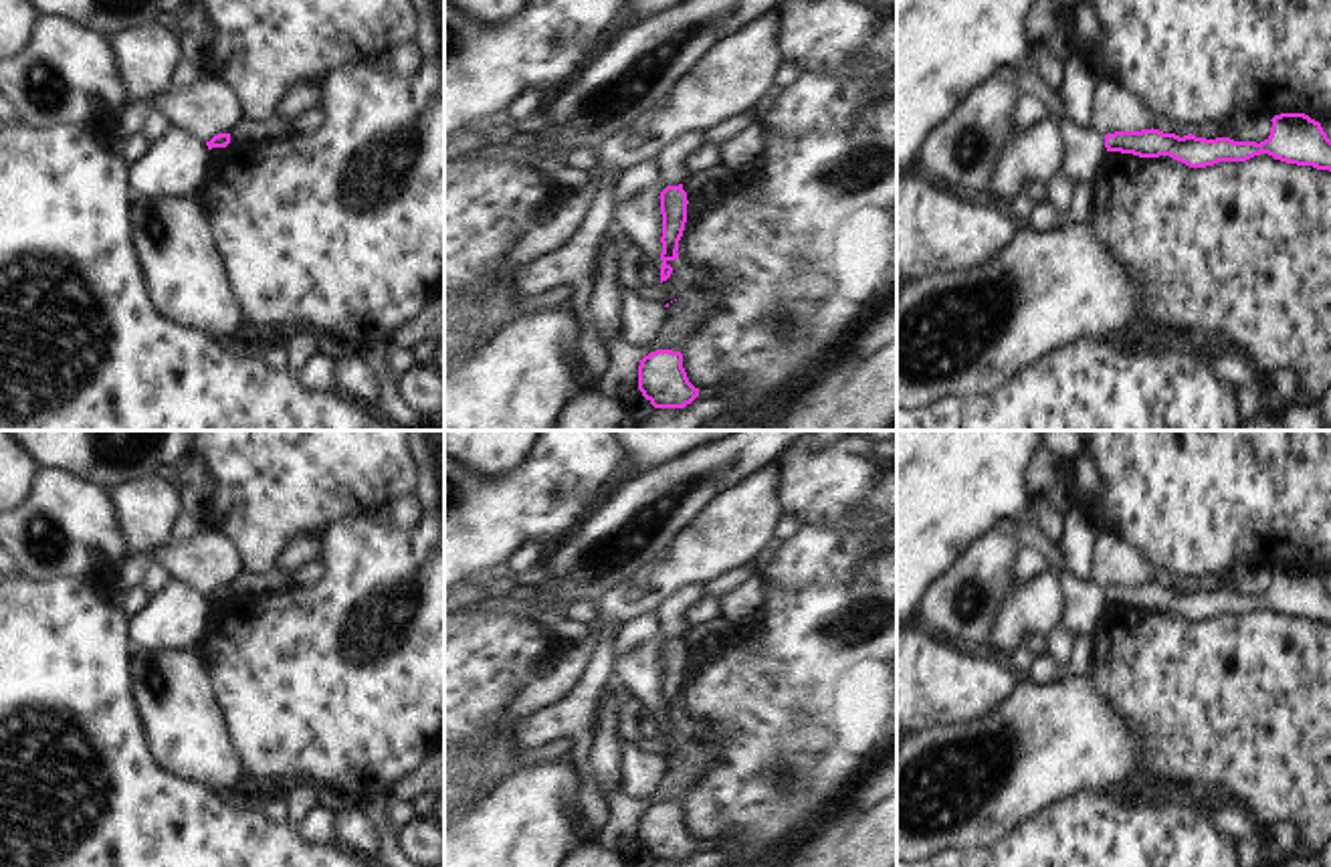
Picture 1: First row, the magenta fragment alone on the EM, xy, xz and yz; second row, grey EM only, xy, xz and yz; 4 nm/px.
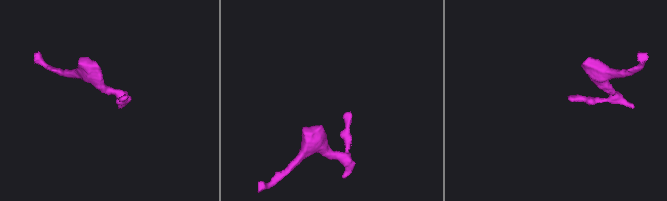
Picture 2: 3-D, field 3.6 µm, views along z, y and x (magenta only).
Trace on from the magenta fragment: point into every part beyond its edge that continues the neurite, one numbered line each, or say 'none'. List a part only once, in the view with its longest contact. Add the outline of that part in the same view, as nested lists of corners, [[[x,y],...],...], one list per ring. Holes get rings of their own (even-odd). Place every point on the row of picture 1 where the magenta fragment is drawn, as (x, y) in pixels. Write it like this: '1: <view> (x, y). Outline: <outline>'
none

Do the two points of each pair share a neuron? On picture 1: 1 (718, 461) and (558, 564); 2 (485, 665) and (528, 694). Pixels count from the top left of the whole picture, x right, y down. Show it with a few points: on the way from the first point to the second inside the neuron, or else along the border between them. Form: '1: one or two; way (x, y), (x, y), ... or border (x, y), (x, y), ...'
1: one; way (677, 490), (598, 536)
2: two; border (536, 678), (520, 690), (493, 726)

